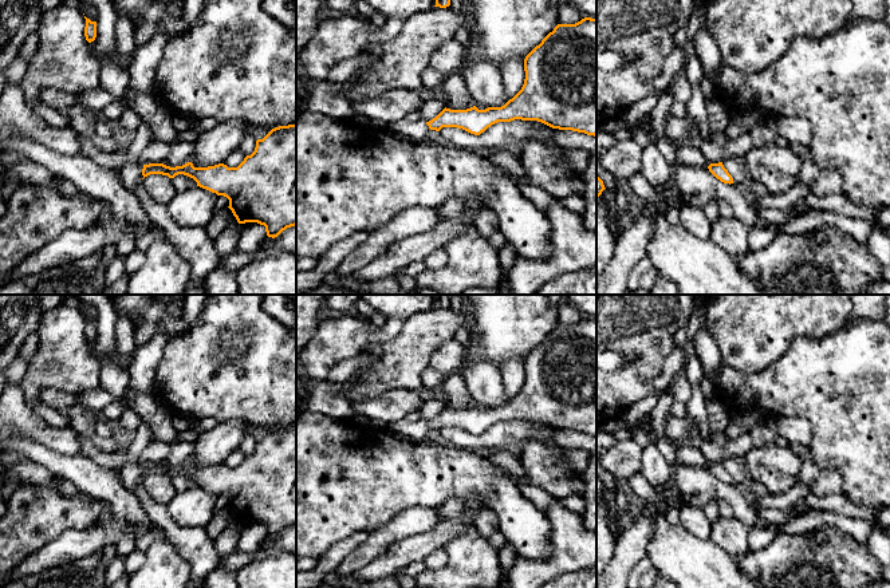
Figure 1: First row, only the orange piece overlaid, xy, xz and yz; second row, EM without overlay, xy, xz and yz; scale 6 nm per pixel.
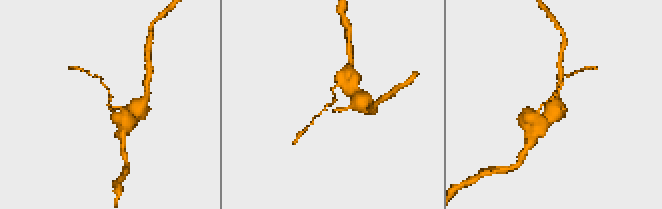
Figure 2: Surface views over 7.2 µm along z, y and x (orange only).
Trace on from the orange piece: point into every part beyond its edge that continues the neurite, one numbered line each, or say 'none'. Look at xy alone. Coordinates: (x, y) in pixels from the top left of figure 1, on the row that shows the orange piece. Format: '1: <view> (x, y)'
none

